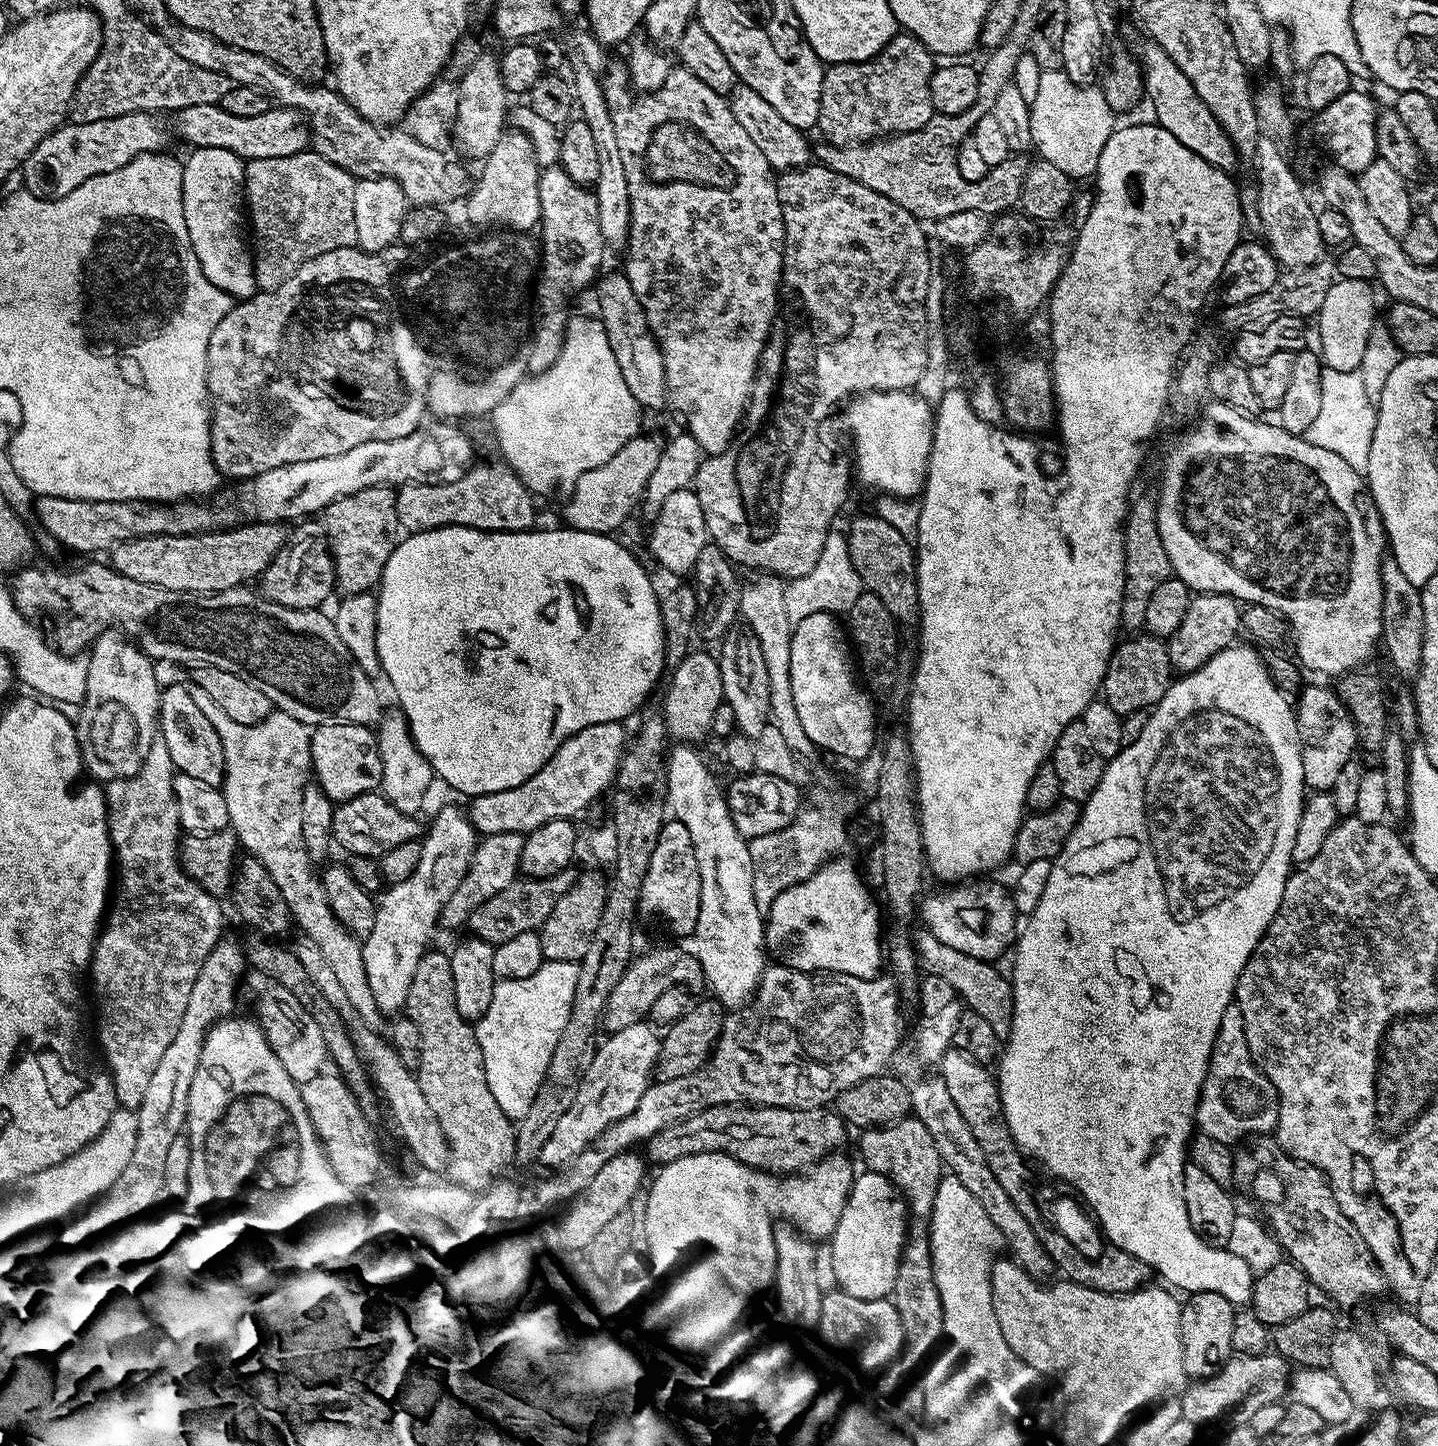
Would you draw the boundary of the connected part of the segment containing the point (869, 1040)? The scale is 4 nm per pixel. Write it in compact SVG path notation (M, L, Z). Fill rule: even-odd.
M772 962L760 975L759 1000L760 1005L756 1009L753 1007L747 1013L749 1016L737 1028L732 1018L725 1019L712 1055L698 1071L686 1074L686 1078L656 1080L649 1084L638 1106L634 1106L634 1110L626 1114L626 1118L614 1122L614 1126L606 1126L606 1130L602 1130L602 1134L598 1134L598 1138L593 1140L592 1147L582 1150L578 1158L548 1174L536 1188L537 1206L559 1209L567 1205L583 1188L590 1186L594 1174L598 1174L598 1170L602 1170L602 1166L606 1166L610 1158L629 1151L635 1140L647 1142L658 1130L710 1106L739 1104L766 1108L822 1108L831 1105L840 1093L850 1090L850 1086L871 1076L881 1075L891 1065L892 1056L902 1044L902 1000L898 995L895 979L888 974L878 974L872 980L867 980L854 978L842 970L801 970Z

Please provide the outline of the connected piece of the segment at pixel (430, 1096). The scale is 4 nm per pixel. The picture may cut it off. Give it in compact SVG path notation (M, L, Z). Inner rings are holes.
M447 951L424 953L418 970L414 970L404 1008L418 1026L418 1034L422 1034L422 1052L414 1075L448 1143L447 1179L473 1194L483 1193L505 1175L504 1167L513 1163L516 1130L513 1120L494 1102L490 1086L486 1086L476 1029L458 1014L452 957Z

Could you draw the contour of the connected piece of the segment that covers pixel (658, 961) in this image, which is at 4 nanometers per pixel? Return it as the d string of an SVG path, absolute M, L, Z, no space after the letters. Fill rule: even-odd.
M676 946L656 948L642 955L640 953L629 961L618 985L610 992L601 1016L601 1027L607 1033L626 1030L629 1026L641 1023L652 1011L655 999L665 990L686 988L693 996L701 995L707 987L704 971L693 951Z

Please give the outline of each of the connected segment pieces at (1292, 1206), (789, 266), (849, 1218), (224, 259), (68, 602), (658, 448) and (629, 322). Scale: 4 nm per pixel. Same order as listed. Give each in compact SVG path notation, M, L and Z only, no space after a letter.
M1257 1135L1248 1143L1239 1149L1241 1152L1235 1153L1232 1161L1232 1175L1235 1183L1245 1184L1258 1203L1265 1204L1268 1208L1276 1208L1277 1214L1288 1220L1280 1228L1280 1247L1287 1255L1288 1252L1292 1255L1289 1257L1293 1261L1299 1263L1309 1281L1315 1287L1317 1284L1333 1300L1331 1301L1333 1305L1341 1304L1344 1308L1352 1308L1355 1304L1378 1295L1380 1291L1385 1291L1386 1281L1380 1272L1380 1267L1376 1264L1374 1254L1370 1246L1366 1246L1366 1238L1358 1234L1358 1226L1354 1226L1354 1222L1350 1222L1350 1218L1346 1218L1346 1214L1342 1212L1342 1206L1338 1206L1334 1190L1328 1185L1328 1177L1312 1164L1302 1164L1287 1156L1271 1135Z
M812 162L807 168L794 168L791 172L779 173L776 189L784 219L784 268L780 272L778 311L772 322L772 329L768 331L768 341L764 343L752 397L748 400L743 421L724 452L717 456L705 455L701 459L696 471L694 491L698 506L702 506L702 518L706 518L706 530L711 543L717 544L733 565L741 569L758 568L756 570L761 573L772 573L789 582L802 578L814 569L826 545L827 536L833 531L832 519L847 502L848 487L854 484L854 464L850 459L849 449L840 448L840 432L831 428L832 419L839 412L841 415L849 401L865 392L903 392L915 389L926 370L929 348L926 294L934 267L931 264L928 242L924 238L925 225L914 214L910 214L910 210L898 206L898 202L890 202L890 198L870 190L870 186L862 186L862 182L854 182L854 178L846 178L819 162Z
M861 1171L853 1179L852 1189L846 1198L846 1206L842 1206L842 1218L838 1218L838 1226L832 1232L832 1276L836 1279L835 1287L841 1292L850 1294L850 1298L866 1298L867 1300L883 1300L891 1297L894 1290L894 1278L898 1278L900 1257L904 1255L904 1241L908 1239L910 1213L900 1191L888 1177L877 1172Z
M197 148L189 151L188 160L183 161L182 202L186 230L190 234L190 246L202 266L202 274L217 288L231 296L233 301L248 300L256 295L256 279L252 269L252 252L246 239L246 197L244 191L244 166L238 154L230 150Z
M80 564L77 568L40 568L36 572L36 608L48 619L51 643L66 656L83 653L104 631L119 630L153 662L169 660L187 666L218 666L258 686L279 711L309 726L363 724L376 726L382 715L376 680L367 676L338 638L333 617L320 608L287 608L270 602L259 591L241 586L217 593L166 590L134 582L104 564Z
M637 434L630 438L610 462L602 462L594 470L586 470L572 488L571 496L563 501L564 520L567 527L579 532L619 533L619 528L628 520L632 511L637 511L644 495L644 487L662 458L665 441L656 436Z
M616 270L613 276L603 276L595 285L596 300L600 303L598 319L606 330L606 338L610 338L610 350L614 350L618 370L622 370L622 378L641 409L663 409L668 402L666 362L662 362L660 344L646 322L646 310L642 310L642 302L638 302L638 294L634 294L634 286L630 286L623 271Z

